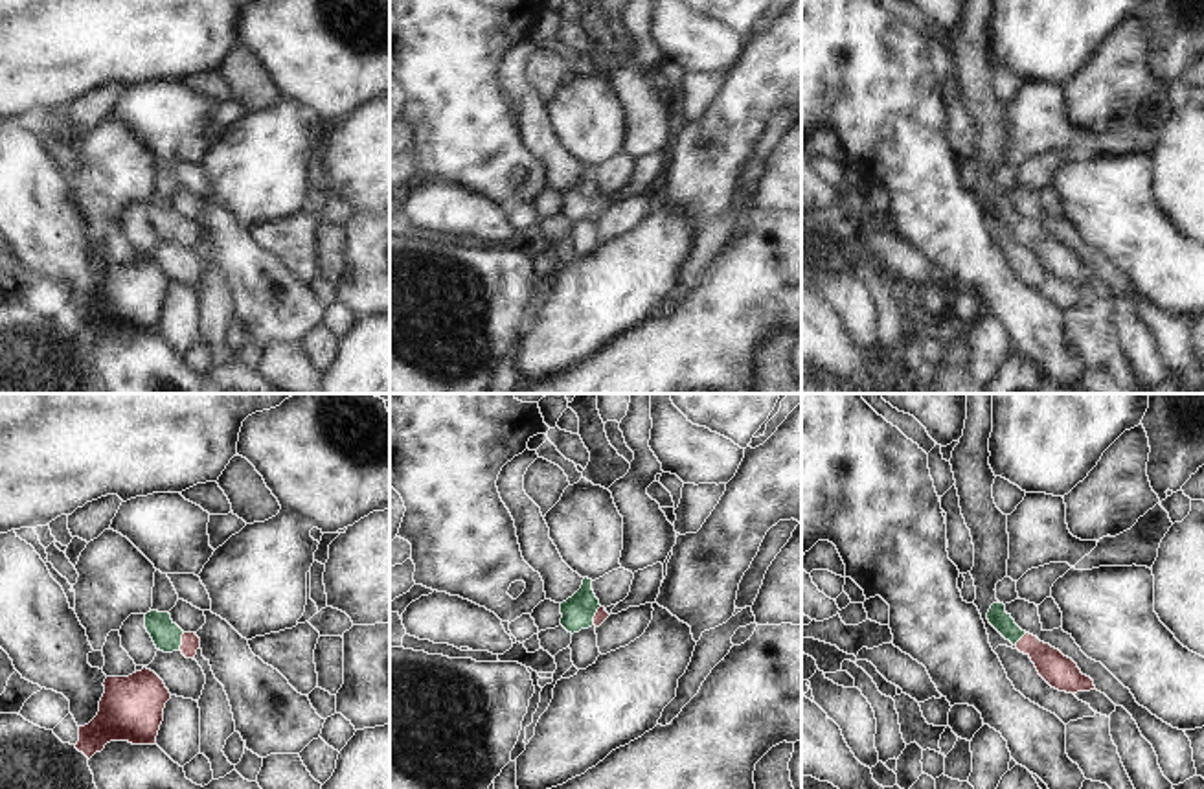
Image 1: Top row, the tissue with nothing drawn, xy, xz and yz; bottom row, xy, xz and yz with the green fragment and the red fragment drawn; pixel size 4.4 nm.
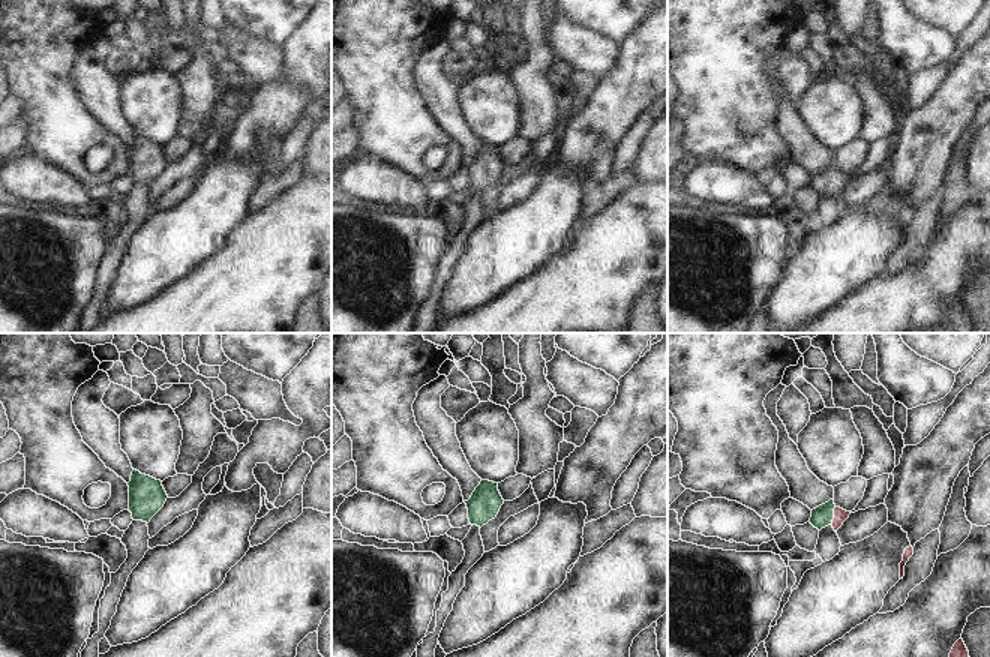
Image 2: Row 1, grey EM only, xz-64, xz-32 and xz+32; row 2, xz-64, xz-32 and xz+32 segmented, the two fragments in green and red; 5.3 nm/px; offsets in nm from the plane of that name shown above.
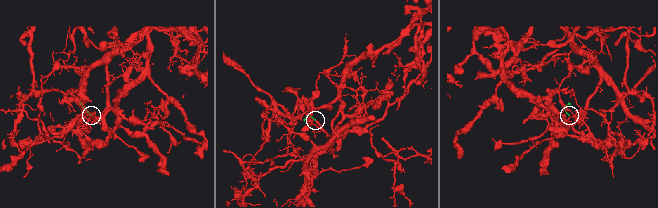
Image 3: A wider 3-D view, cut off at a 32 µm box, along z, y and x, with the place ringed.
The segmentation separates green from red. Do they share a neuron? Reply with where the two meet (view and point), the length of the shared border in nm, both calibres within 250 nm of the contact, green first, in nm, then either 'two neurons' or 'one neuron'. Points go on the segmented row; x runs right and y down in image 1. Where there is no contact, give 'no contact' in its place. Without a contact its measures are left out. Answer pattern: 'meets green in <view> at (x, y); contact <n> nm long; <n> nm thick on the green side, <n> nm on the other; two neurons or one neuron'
meets green in xy at (181, 640); contact 80 nm long; 130 nm thick on the green side, 80 nm on the other; one neuron

